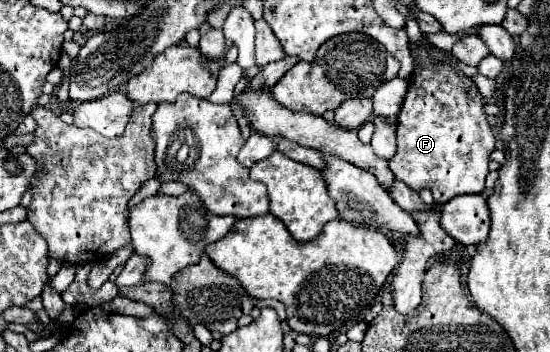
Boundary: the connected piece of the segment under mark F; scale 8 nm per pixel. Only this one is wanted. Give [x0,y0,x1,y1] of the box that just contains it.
[389,33,495,205]

